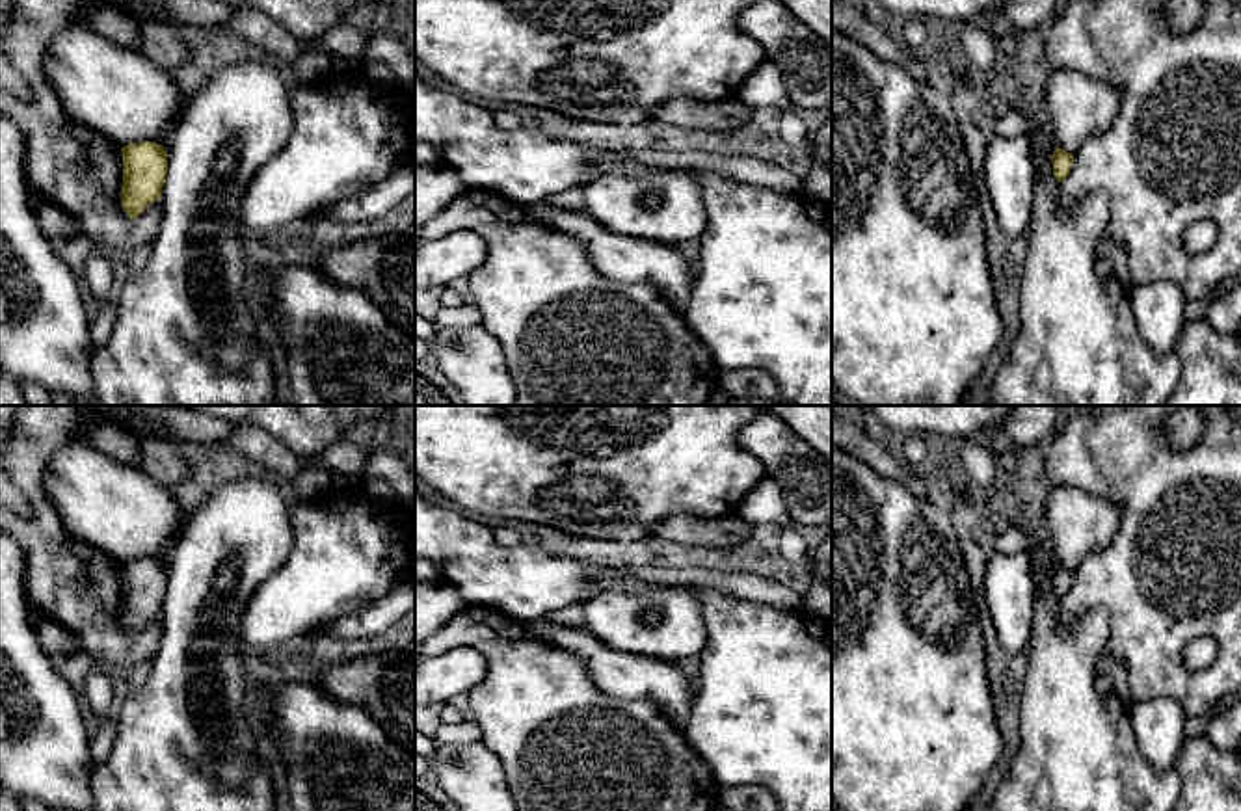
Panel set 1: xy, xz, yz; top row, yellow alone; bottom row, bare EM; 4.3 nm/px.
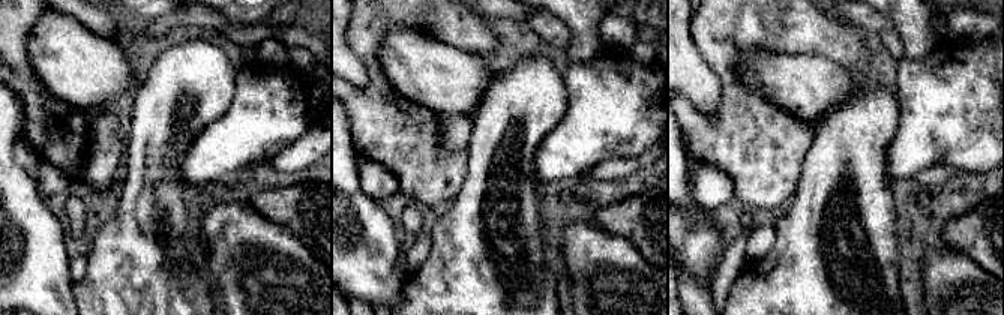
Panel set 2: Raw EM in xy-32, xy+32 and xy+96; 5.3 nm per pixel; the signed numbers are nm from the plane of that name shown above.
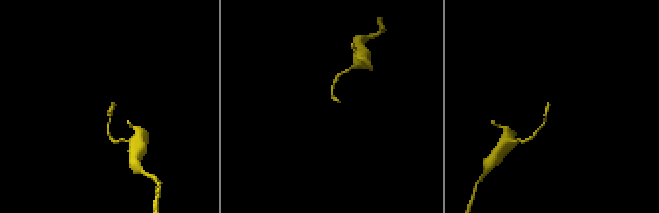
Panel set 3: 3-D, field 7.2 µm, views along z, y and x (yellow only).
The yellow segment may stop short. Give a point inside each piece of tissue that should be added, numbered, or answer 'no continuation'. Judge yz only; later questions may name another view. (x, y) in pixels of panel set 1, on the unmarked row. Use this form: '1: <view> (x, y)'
no continuation

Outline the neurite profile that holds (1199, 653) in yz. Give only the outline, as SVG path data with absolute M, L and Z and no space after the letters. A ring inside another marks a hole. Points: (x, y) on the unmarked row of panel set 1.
M1194 638L1185 644L1183 666L1189 671L1200 671L1208 668L1217 655L1217 642L1213 638Z

